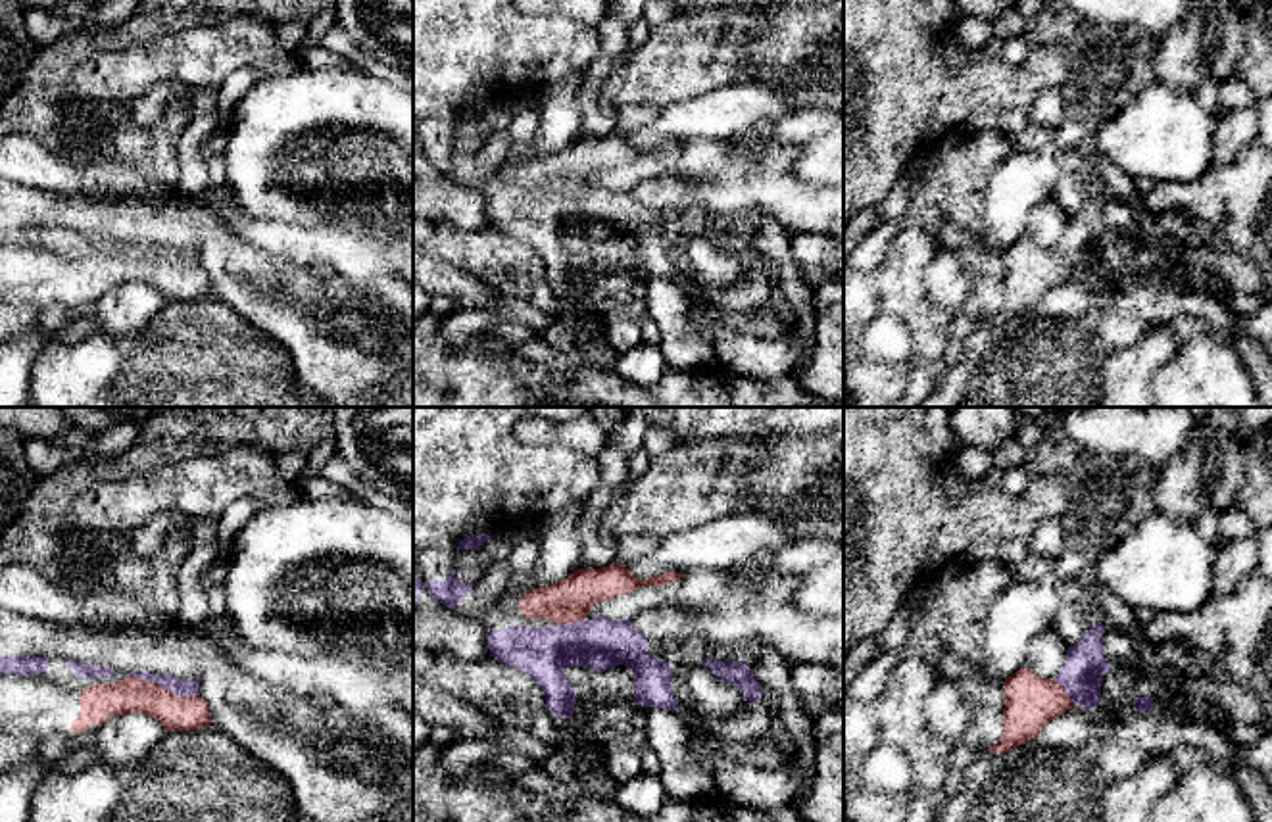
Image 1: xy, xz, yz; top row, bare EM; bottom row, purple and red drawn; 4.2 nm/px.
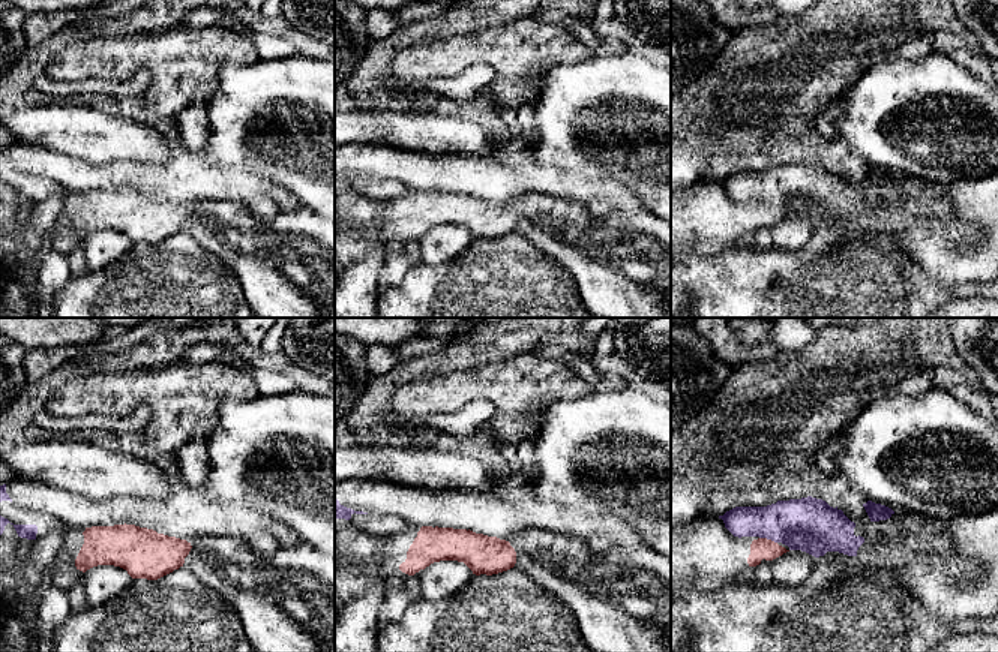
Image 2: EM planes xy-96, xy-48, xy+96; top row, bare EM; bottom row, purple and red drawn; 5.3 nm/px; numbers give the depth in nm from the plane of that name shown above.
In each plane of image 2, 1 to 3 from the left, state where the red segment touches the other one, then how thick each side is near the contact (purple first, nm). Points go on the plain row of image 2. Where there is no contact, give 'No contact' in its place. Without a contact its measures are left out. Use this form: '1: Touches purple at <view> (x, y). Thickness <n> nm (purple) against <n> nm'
1: No contact
2: No contact
3: Touches purple at xy+96 (769, 203). Thickness 300 nm (purple) against 110 nm

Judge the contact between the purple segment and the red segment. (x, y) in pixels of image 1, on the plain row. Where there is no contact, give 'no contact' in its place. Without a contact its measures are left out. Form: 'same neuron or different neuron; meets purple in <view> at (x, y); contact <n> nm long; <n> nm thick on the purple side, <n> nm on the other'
same neuron; meets purple in xy at (179, 264); contact 190 nm long; 80 nm thick on the purple side, 150 nm on the other

